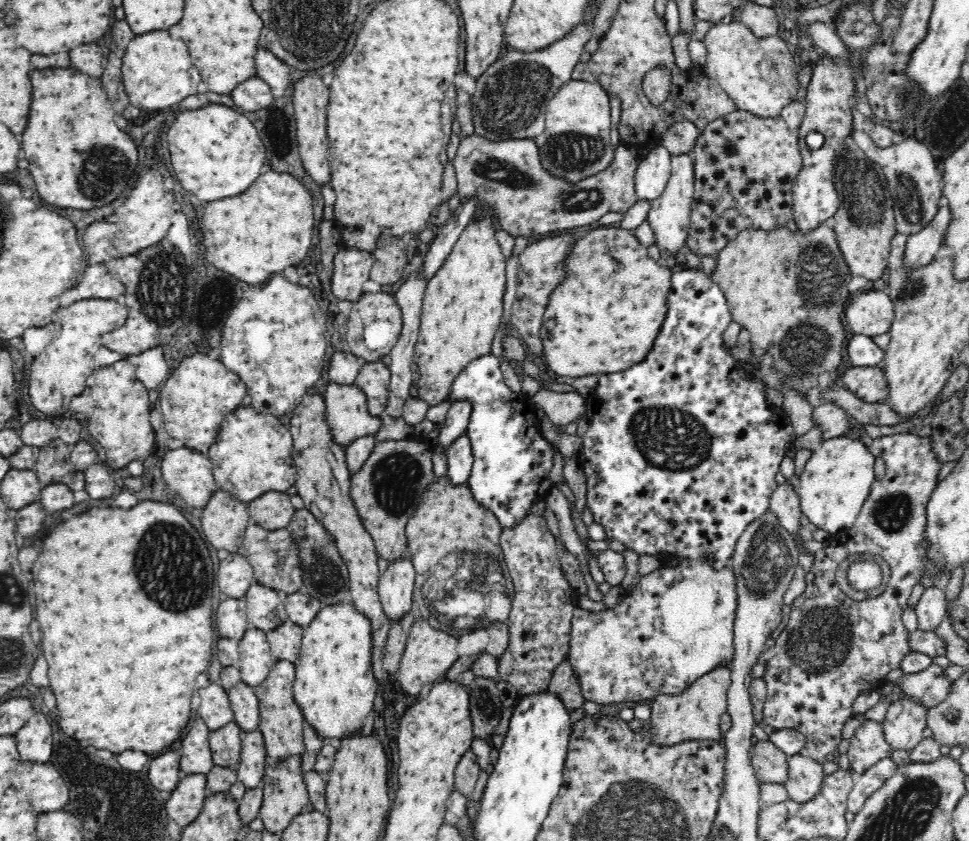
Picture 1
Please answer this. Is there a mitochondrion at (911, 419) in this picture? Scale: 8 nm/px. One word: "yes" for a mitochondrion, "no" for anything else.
no

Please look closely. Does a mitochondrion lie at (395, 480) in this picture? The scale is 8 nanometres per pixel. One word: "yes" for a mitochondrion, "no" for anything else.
yes

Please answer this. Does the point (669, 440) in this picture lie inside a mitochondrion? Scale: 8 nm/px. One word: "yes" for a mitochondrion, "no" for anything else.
yes

